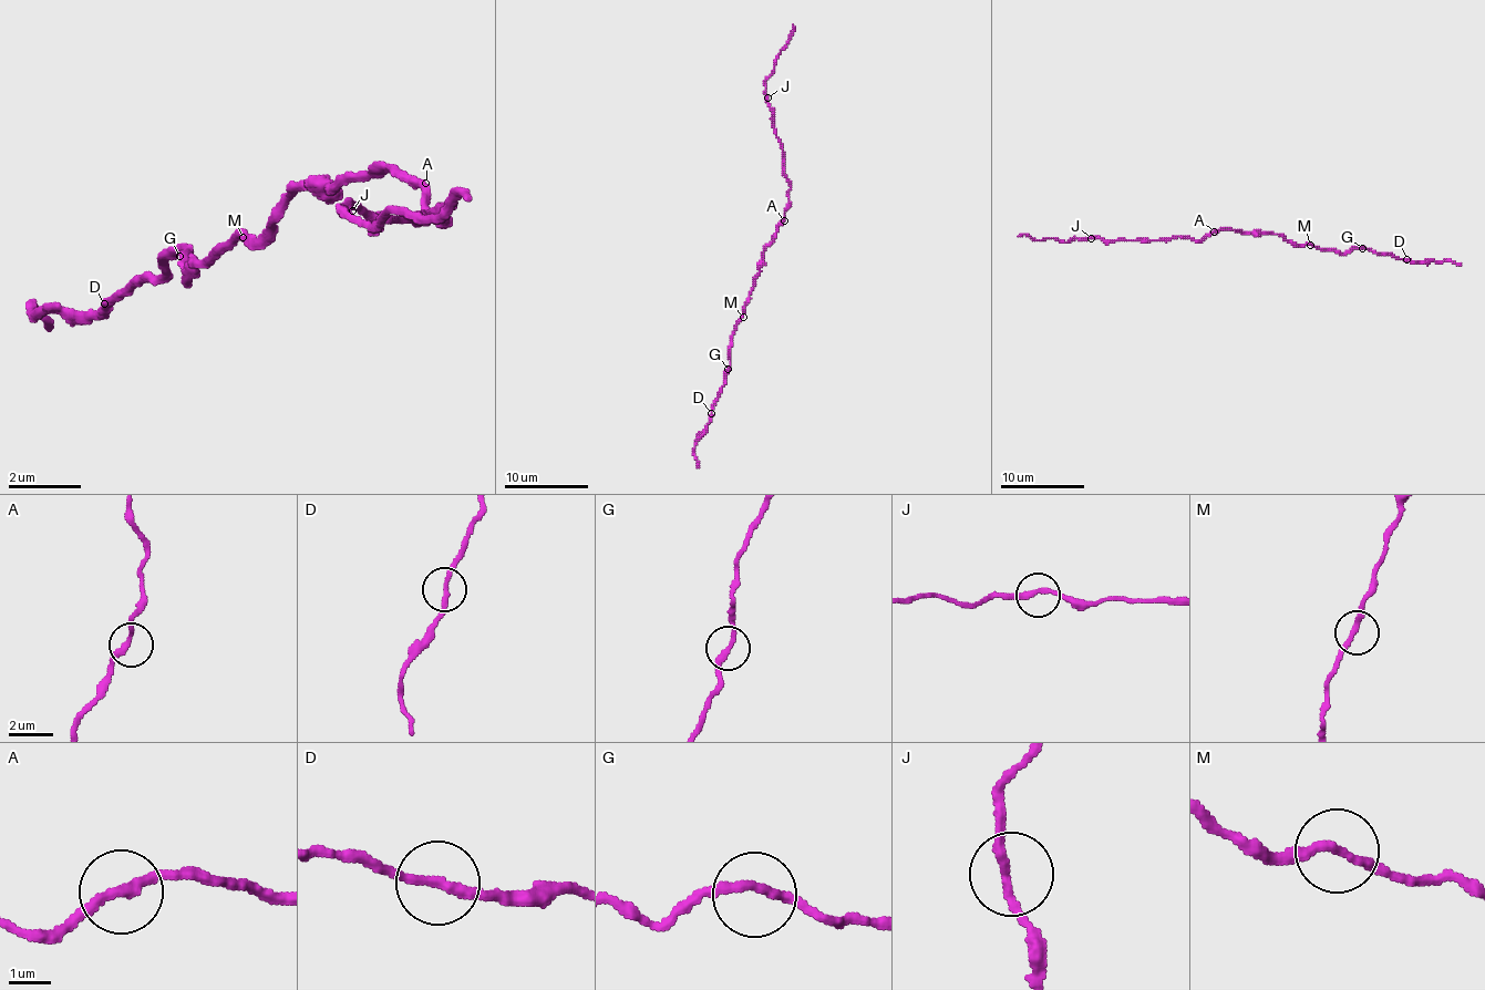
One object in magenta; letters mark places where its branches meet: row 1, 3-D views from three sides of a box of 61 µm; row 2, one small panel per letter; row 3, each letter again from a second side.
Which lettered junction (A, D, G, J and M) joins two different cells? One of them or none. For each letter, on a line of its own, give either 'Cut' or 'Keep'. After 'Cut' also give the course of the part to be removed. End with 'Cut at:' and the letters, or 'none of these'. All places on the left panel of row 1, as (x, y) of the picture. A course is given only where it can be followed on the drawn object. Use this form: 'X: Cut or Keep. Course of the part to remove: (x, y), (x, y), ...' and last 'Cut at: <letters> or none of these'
A: Keep
D: Keep
G: Keep
J: Keep
M: Keep
Cut at: none of these

